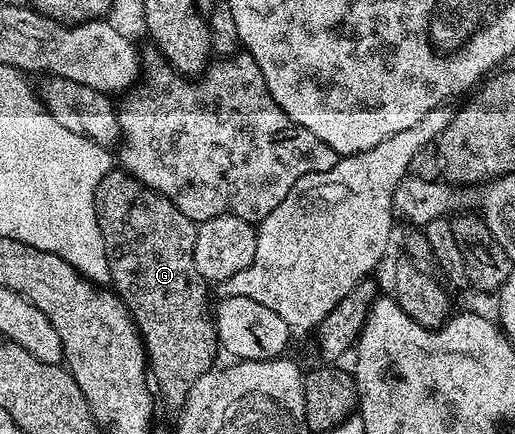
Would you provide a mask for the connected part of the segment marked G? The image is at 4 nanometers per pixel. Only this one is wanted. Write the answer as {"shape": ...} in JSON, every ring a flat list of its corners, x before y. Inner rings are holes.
{"shape":[[123,170,108,172,102,182,98,182,94,194,94,210,98,218,98,230,102,230,102,242,106,246,108,280,116,295,128,307,136,327,140,329,146,363,159,403,161,400,166,407,179,410,190,394,190,386,194,386,200,375,213,367,212,359,218,353,216,326,210,315,210,304,208,308,209,285,198,274,192,257,197,221,186,218,186,214,182,214,174,202,152,188,147,188]]}

